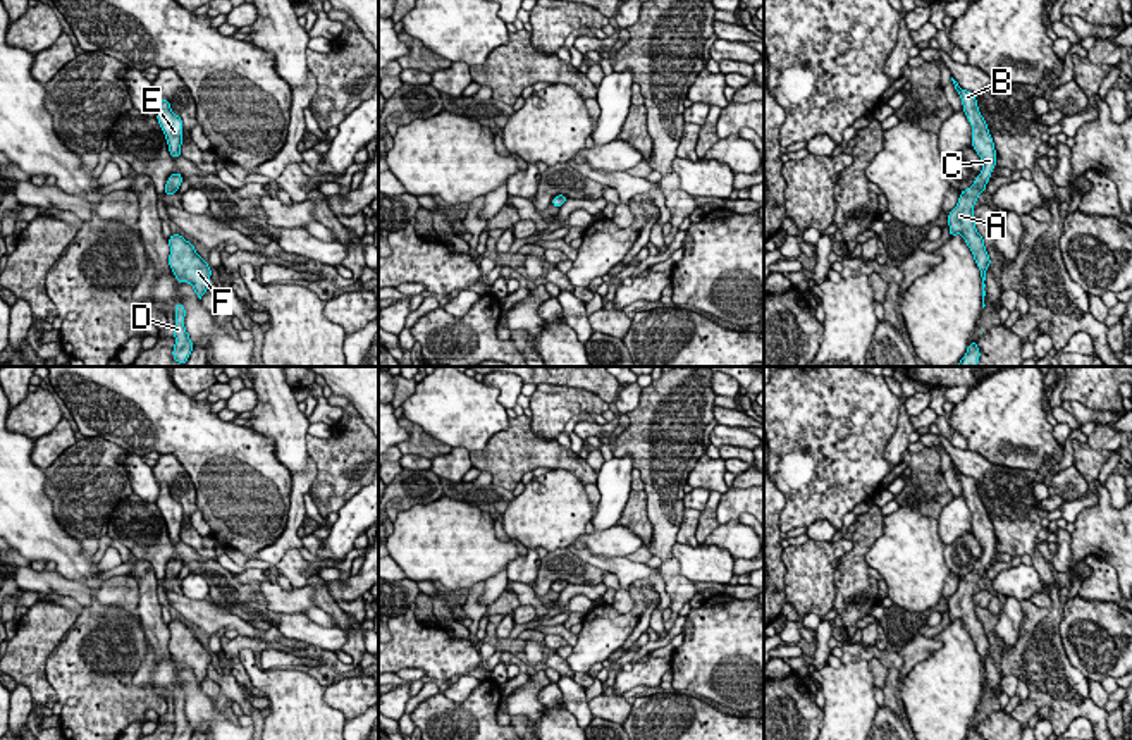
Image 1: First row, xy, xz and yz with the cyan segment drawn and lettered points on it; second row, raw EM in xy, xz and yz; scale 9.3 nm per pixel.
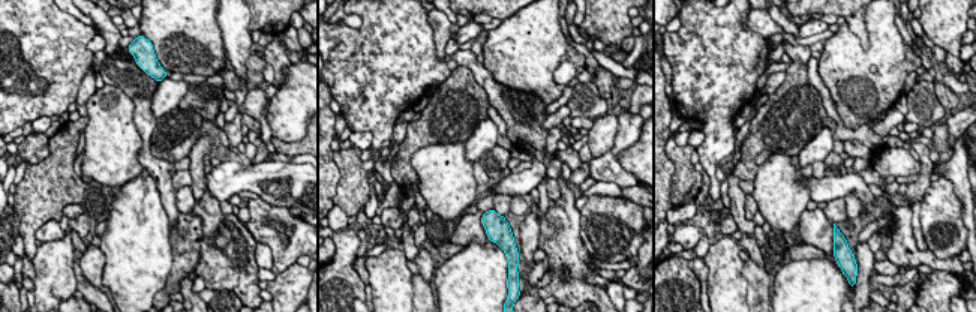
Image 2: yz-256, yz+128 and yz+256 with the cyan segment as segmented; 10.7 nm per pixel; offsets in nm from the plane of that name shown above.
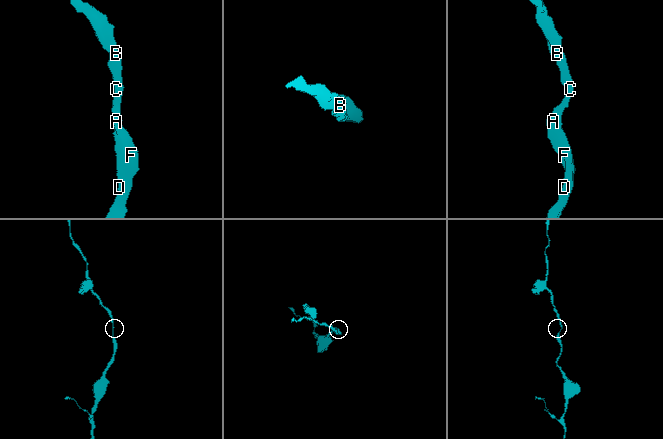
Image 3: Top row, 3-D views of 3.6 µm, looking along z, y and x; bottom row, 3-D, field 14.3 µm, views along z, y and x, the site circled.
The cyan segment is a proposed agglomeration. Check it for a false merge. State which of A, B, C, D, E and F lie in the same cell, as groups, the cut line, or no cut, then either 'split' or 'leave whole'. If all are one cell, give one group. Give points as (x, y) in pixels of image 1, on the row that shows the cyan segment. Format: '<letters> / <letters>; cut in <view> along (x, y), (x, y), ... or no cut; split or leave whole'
A B C D E F; no cut; leave whole

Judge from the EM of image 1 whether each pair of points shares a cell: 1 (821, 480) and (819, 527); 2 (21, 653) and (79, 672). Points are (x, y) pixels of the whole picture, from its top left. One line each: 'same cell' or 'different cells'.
1: different cells
2: different cells

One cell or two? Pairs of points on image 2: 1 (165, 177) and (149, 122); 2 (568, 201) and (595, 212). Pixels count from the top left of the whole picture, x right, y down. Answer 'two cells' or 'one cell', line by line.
1: one cell
2: two cells

